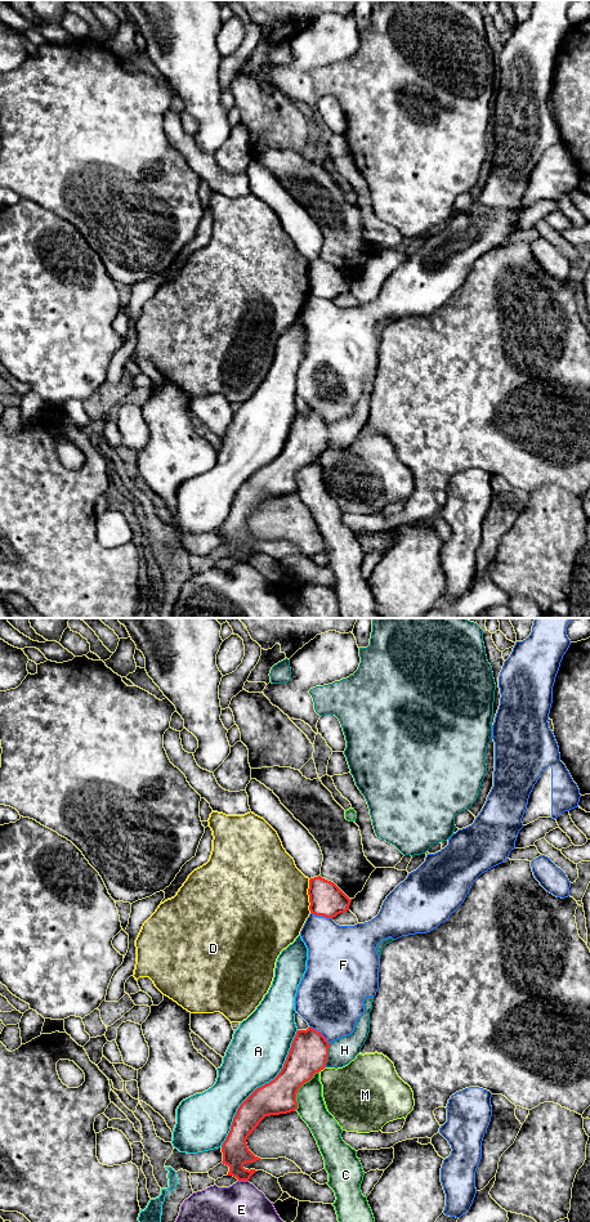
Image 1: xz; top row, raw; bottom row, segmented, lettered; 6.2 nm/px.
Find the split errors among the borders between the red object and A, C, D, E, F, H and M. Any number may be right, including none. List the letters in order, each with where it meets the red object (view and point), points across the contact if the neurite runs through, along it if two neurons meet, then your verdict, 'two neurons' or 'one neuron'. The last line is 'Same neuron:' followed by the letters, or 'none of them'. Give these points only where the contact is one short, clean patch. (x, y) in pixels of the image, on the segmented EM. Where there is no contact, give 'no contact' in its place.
A: xz (259, 1087) | two neurons
C: xz (298, 1090) | two neurons
D: xz (309, 896) | along xz (308, 880), (311, 912) | two neurons
E: xz (244, 1180) | two neurons
F: xz (320, 1033) | two neurons
H: xz (327, 1055) | two neurons
M: xz (321, 1069) | two neurons
Same neuron: none of them

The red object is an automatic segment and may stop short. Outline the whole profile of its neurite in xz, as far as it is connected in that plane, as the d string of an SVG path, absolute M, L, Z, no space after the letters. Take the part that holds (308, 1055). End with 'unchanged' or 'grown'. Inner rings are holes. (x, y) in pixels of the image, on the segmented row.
M310 1026L307 1030L296 1031L283 1067L278 1075L269 1083L256 1088L237 1109L231 1131L222 1145L222 1163L229 1167L227 1176L233 1176L238 1181L249 1181L250 1177L258 1172L255 1169L249 1170L243 1168L246 1163L254 1163L260 1159L249 1150L246 1143L247 1137L265 1116L287 1114L298 1109L296 1093L299 1088L304 1083L309 1082L316 1073L319 1073L326 1067L328 1047L330 1043L322 1033Z; unchanged

